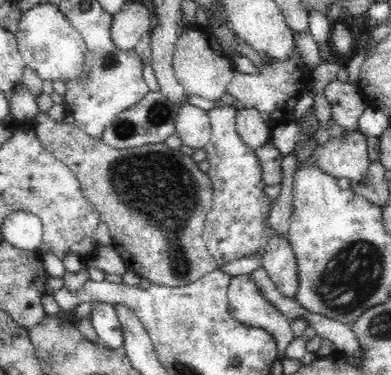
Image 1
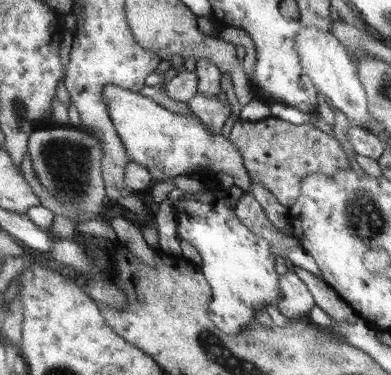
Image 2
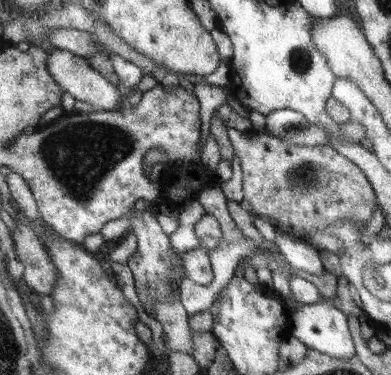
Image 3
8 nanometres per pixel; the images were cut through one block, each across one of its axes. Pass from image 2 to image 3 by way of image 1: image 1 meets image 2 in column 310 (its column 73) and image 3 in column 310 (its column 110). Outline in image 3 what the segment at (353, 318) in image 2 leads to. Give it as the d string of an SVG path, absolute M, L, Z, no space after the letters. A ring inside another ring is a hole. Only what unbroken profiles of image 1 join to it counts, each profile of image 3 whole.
M275 228L275 240L273 240L273 244L277 246L279 254L283 254L285 260L293 268L299 268L299 270L315 274L315 276L321 276L325 272L323 266L321 266L321 262L319 262L319 250L315 250L309 244L305 244L303 240L291 238L289 232L283 232L283 230Z

